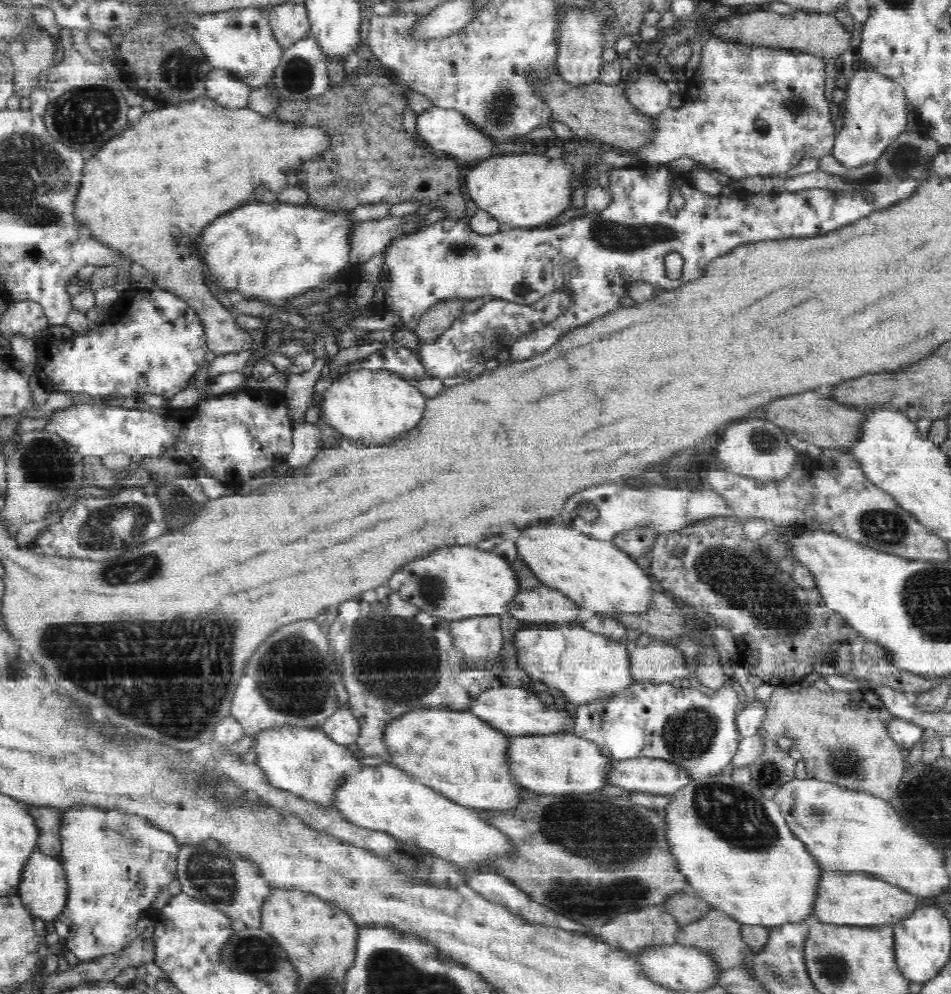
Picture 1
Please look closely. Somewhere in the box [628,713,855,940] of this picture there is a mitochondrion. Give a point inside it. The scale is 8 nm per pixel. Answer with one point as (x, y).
(731, 813)

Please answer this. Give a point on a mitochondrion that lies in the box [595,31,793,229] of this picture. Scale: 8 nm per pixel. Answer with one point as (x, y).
(761, 127)

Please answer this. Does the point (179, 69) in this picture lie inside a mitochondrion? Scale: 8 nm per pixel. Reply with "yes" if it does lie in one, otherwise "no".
yes

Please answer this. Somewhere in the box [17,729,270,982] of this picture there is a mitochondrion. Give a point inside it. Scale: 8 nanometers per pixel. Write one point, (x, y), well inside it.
(208, 871)

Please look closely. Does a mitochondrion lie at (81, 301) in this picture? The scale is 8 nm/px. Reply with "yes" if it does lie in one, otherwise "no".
no

